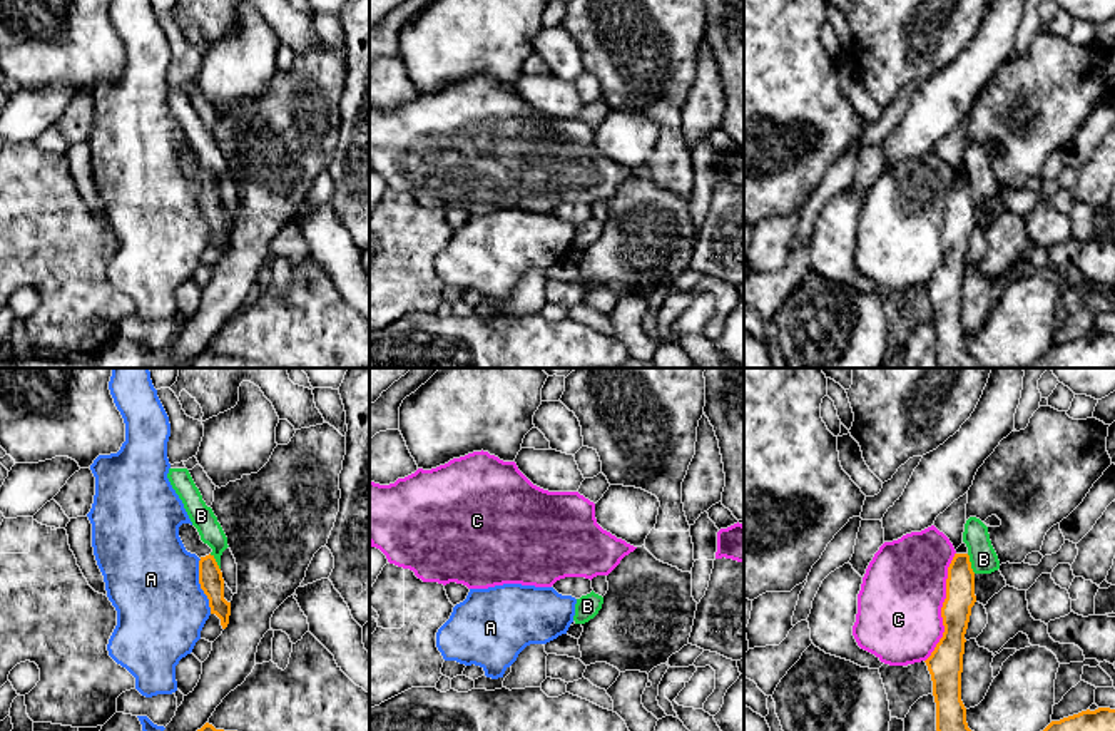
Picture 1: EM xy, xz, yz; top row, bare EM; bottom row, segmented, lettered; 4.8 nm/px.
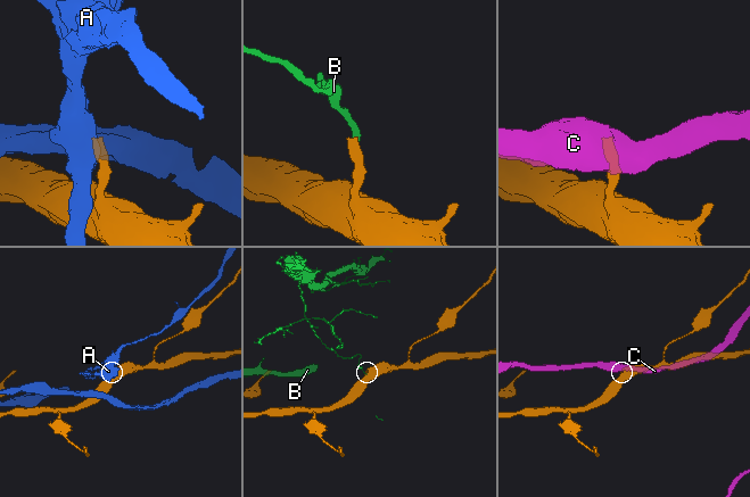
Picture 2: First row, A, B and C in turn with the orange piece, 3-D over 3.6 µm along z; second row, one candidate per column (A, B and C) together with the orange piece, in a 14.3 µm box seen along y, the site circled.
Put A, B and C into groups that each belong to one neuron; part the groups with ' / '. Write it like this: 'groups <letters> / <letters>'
groups A / B / C

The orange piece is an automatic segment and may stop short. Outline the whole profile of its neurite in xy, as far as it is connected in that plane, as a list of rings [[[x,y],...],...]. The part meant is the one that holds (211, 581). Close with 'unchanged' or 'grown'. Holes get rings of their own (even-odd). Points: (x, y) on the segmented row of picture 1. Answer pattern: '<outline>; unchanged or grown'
[[[191,524],[179,527],[179,537],[187,552],[196,554],[199,560],[199,584],[209,599],[211,614],[221,619],[222,629],[229,624],[231,602],[224,599],[222,572],[211,554],[212,549],[201,540],[197,529]]]; grown

